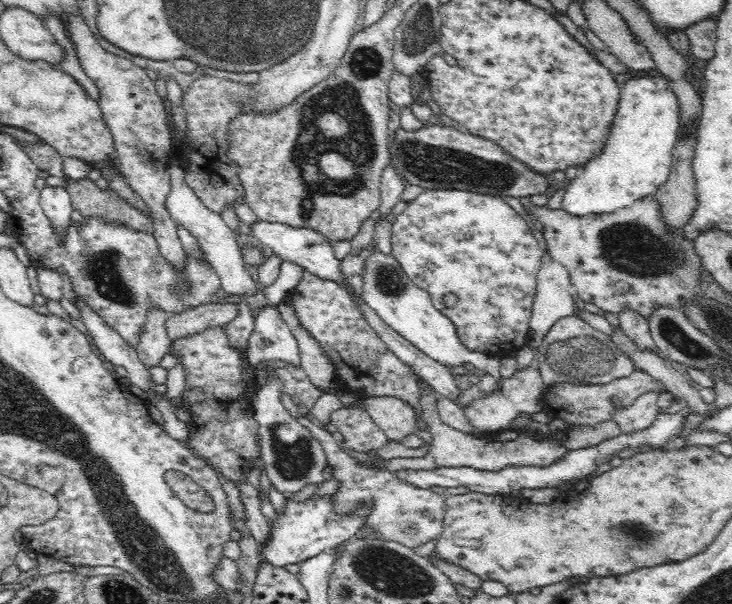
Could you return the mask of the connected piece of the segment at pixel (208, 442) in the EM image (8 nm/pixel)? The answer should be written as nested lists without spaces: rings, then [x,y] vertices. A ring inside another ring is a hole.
[[[212,326],[212,328],[206,328],[206,330],[202,330],[200,334],[194,334],[194,336],[190,336],[190,338],[180,338],[180,340],[173,340],[172,346],[172,356],[176,357],[180,363],[182,363],[182,367],[184,367],[185,373],[185,383],[186,383],[186,390],[184,390],[184,394],[182,394],[182,402],[184,402],[188,414],[190,414],[190,421],[187,422],[188,424],[188,438],[183,440],[188,444],[189,451],[196,457],[200,458],[202,461],[206,462],[206,465],[218,475],[218,477],[224,476],[237,485],[238,482],[242,482],[246,480],[248,471],[253,468],[253,461],[255,458],[260,456],[260,440],[258,439],[257,429],[259,428],[259,424],[254,420],[254,417],[250,416],[250,409],[248,408],[248,397],[249,394],[245,393],[245,386],[244,386],[244,374],[250,374],[250,372],[246,372],[245,365],[243,364],[244,356],[239,354],[230,344],[230,340],[228,336],[225,334],[225,331],[220,326]],[[233,393],[239,393],[239,398],[236,400],[218,400],[218,398],[232,398]]]

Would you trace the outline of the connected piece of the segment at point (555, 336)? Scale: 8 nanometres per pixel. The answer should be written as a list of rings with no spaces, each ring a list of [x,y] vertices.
[[[576,315],[560,318],[536,348],[534,367],[541,372],[544,383],[569,383],[579,385],[609,384],[614,379],[629,376],[636,367],[624,353],[616,350],[611,336],[586,324]]]

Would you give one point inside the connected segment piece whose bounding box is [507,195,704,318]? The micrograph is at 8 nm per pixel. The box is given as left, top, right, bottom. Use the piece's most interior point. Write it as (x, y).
(631, 259)

